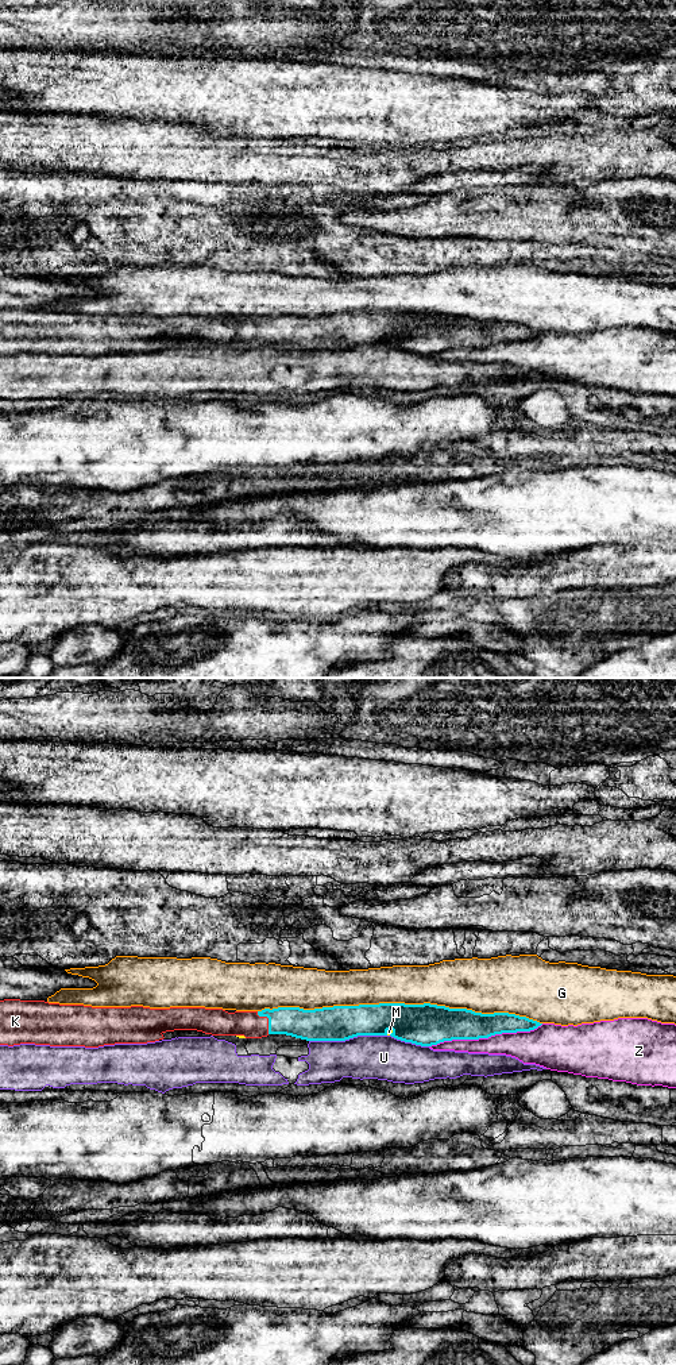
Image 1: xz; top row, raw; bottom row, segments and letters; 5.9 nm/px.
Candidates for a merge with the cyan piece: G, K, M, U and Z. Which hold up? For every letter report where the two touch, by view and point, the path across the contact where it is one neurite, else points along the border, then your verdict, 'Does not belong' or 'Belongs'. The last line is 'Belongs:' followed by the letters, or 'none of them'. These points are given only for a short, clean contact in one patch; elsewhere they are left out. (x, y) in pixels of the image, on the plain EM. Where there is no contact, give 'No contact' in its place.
G: Touches cyan at xz (400, 312). Does not belong
K: Touches cyan at xz (269, 328). Belongs
M: Touches cyan at xz (390, 343). Does not belong
U: Touches cyan at xz (347, 347). Does not belong
Z: Touches cyan at xz (486, 346). Does not belong
Belongs: K

